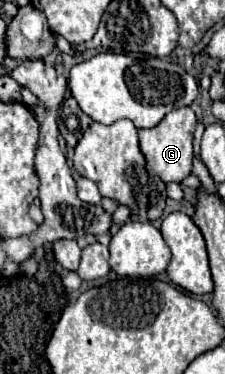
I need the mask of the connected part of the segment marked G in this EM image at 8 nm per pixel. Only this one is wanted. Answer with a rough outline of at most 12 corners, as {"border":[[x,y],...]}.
{"border":[[194,112],[138,130],[148,166],[168,182],[192,172]]}

